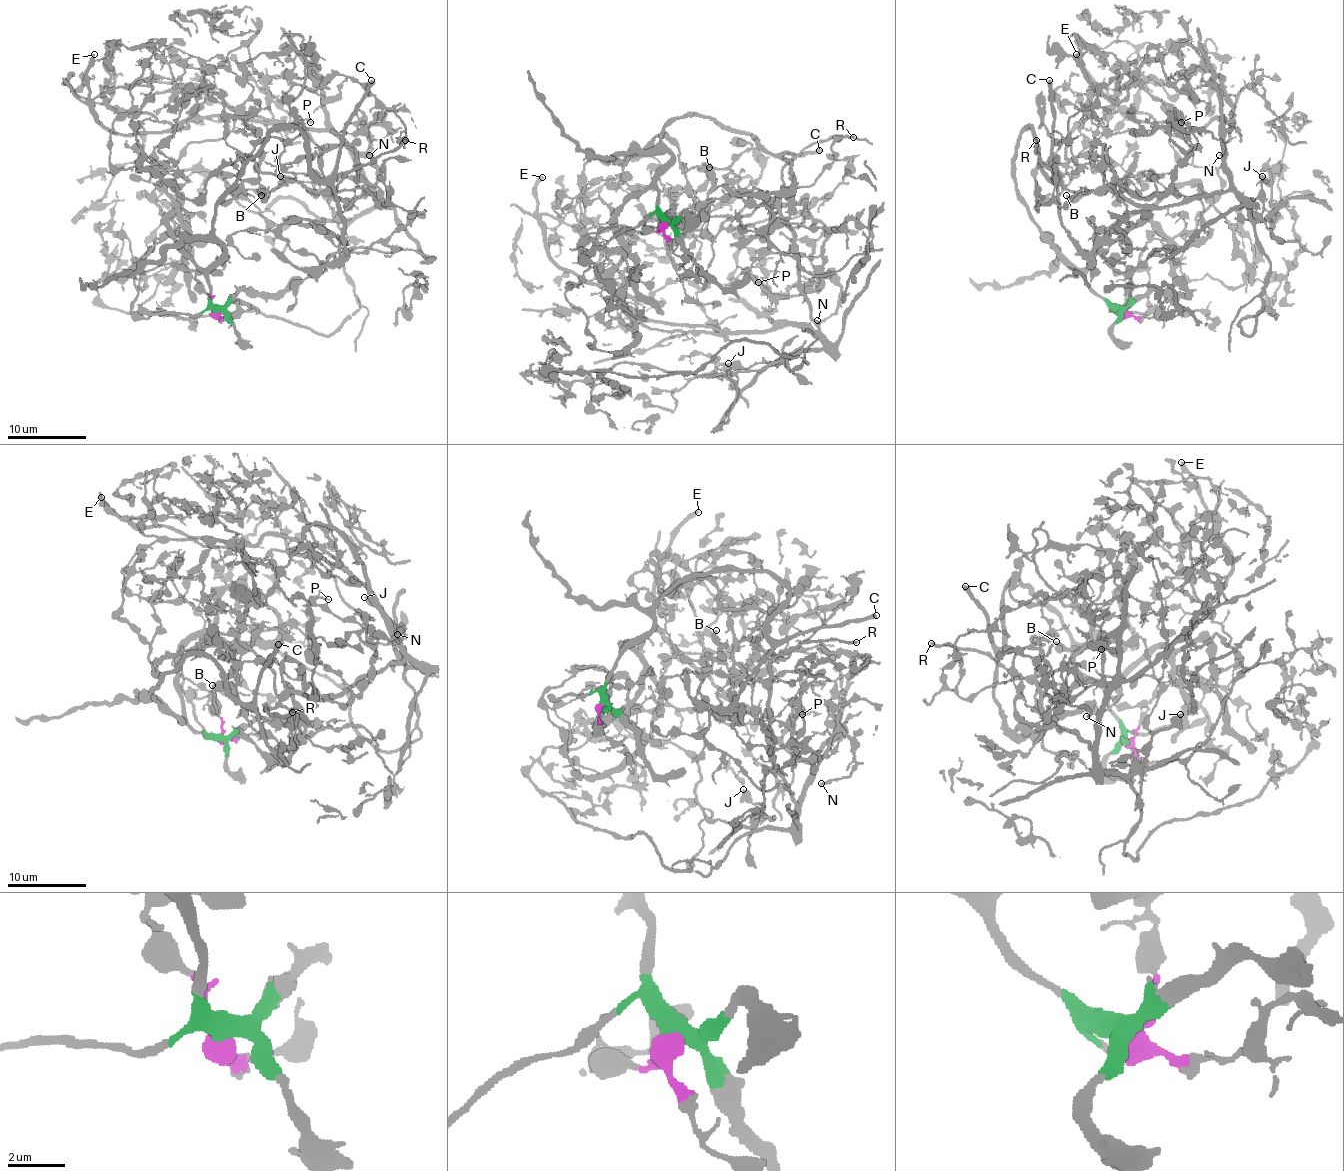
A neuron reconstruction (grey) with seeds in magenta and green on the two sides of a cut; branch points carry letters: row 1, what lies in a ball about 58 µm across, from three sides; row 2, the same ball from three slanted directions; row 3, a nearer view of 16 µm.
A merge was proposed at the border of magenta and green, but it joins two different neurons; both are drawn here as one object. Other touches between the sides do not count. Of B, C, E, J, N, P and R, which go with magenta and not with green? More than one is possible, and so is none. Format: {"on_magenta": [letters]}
{"on_magenta": ["B", "E", "J", "N", "P", "R"]}

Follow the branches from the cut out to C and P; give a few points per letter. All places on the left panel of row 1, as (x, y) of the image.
C: (216, 310), (214, 214), (240, 168), (277, 129), (297, 129), (307, 166), (326, 178), (372, 79)
P: (216, 310), (139, 269), (180, 239), (157, 180), (261, 115), (378, 196), (311, 123)

